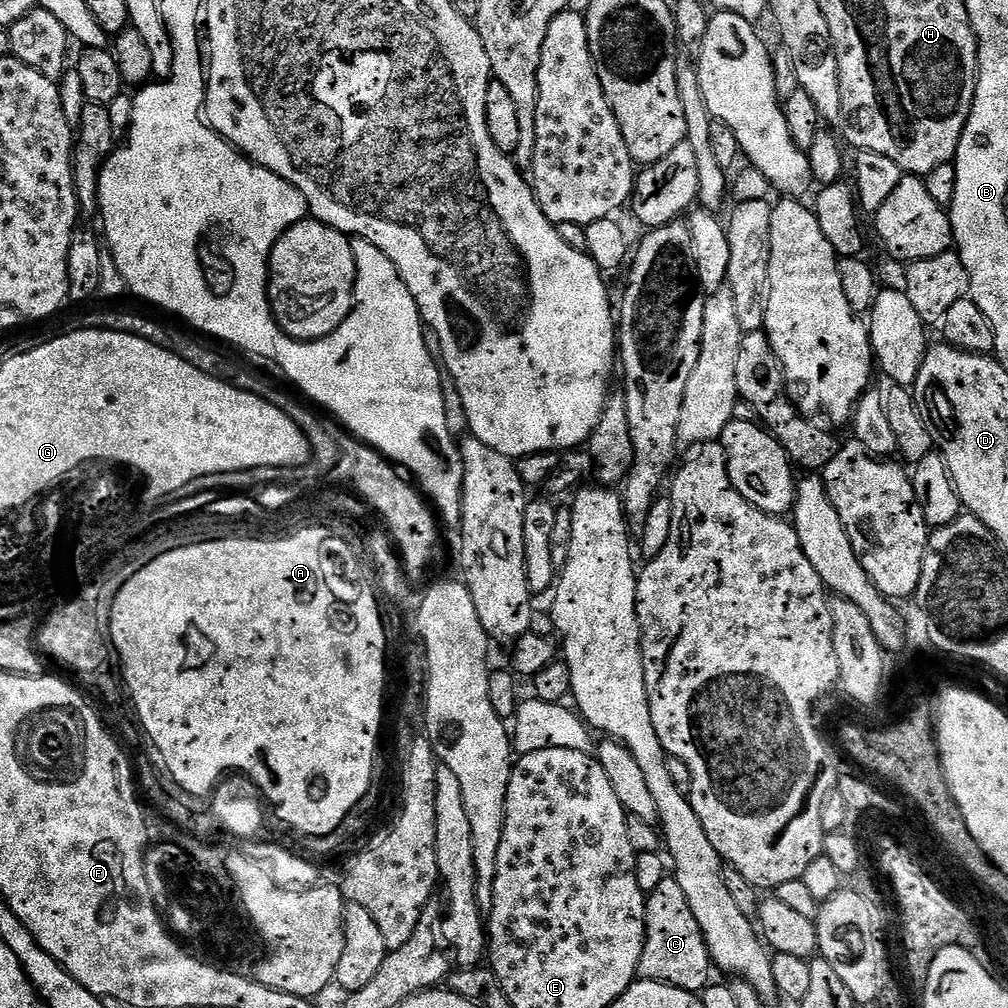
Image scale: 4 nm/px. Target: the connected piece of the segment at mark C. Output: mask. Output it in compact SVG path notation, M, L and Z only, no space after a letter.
M665 878L662 882L658 882L658 890L647 893L646 903L644 906L644 949L642 950L642 958L640 959L640 970L638 973L641 980L657 980L660 984L673 984L675 988L681 988L693 994L699 994L708 987L710 977L708 971L713 971L712 955L708 953L708 943L702 934L702 930L698 926L698 918L694 918L694 910L690 910L690 902L686 902L686 893L682 890L682 886L678 886L675 878Z

